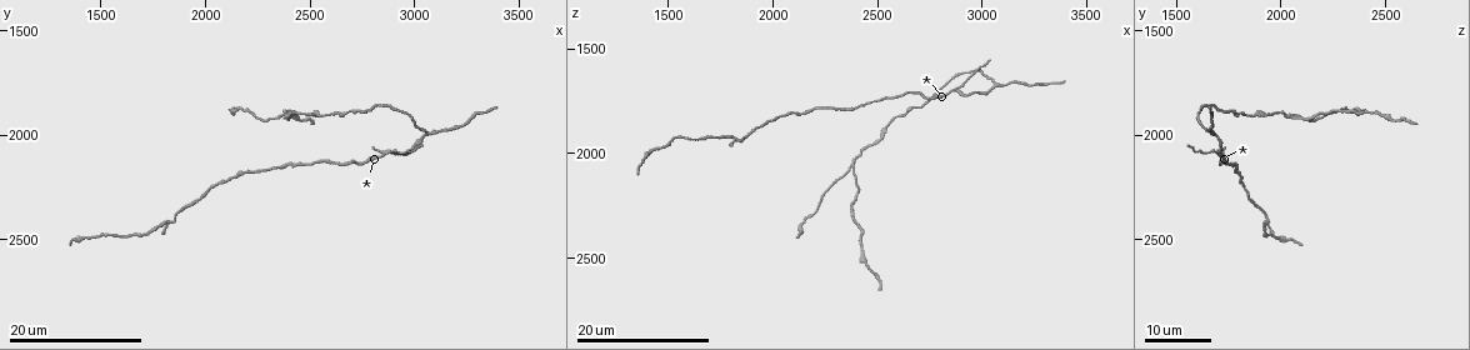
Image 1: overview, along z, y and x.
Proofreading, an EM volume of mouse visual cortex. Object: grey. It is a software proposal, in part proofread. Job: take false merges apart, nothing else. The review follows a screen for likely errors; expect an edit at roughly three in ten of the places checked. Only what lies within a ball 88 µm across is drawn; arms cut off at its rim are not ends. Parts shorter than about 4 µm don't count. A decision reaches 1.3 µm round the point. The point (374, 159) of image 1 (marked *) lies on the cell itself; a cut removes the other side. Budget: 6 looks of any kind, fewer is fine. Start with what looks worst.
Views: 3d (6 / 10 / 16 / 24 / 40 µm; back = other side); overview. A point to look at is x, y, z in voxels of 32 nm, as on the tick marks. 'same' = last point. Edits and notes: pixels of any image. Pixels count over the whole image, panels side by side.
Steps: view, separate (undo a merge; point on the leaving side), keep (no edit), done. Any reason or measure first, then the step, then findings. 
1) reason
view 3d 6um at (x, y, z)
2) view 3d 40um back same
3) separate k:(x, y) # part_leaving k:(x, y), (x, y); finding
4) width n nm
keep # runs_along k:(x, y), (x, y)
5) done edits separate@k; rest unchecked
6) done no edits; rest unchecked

two arms in line, one across
view 3d 24um at (2370, 1910, 2050)

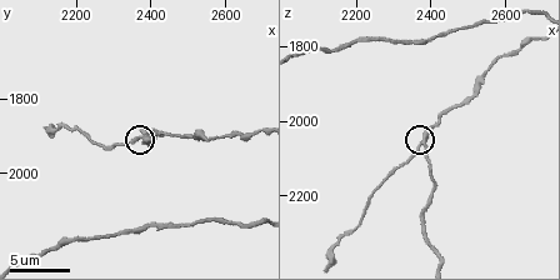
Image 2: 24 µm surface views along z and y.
view 3d 6um same

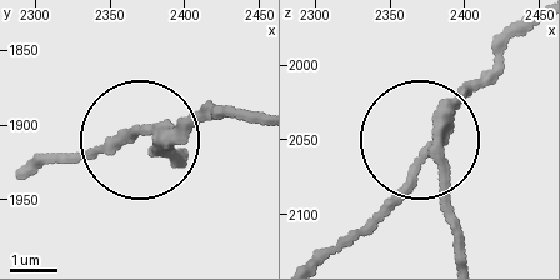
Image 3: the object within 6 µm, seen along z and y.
separate 3:(446, 184) # part_leaving 3:(449, 114), (438, 193), (458, 253); a second cell is stuck on

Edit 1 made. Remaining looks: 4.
two arms in line, one across
view 3d 16um at (1840, 2410, 1940)

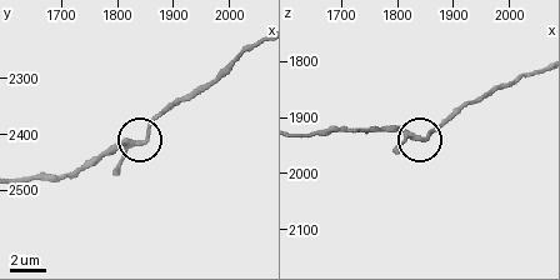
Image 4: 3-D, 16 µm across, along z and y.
view 3d 10um at (1850, 2415, 1935)

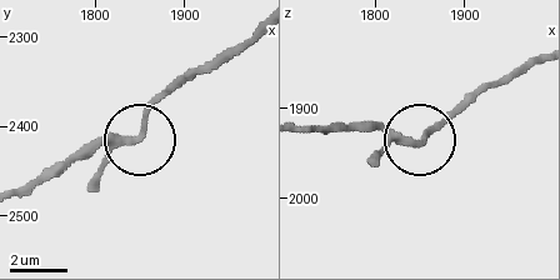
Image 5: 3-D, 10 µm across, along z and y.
width 230 nm
keep # runs_along 5:(258, 28), (179, 78), (158, 99), (136, 140), (74, 154); one cell here

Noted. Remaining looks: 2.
three arms meet
view 3d 16um at (3080, 1980, 1660)

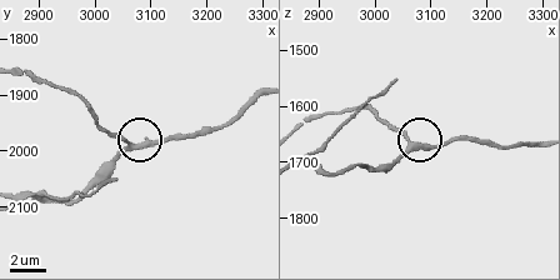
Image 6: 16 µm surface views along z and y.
view 3d 10um at (3070, 1995, 1670)

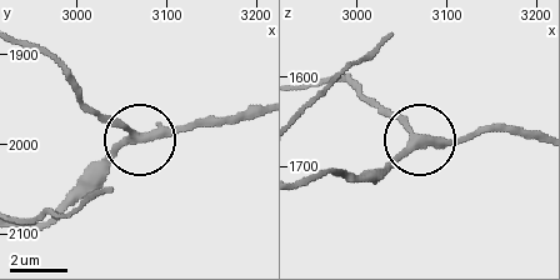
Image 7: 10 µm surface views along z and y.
arms 3
keep # continuous, no second cell

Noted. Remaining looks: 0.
done edits separate@3; rest unchecked

